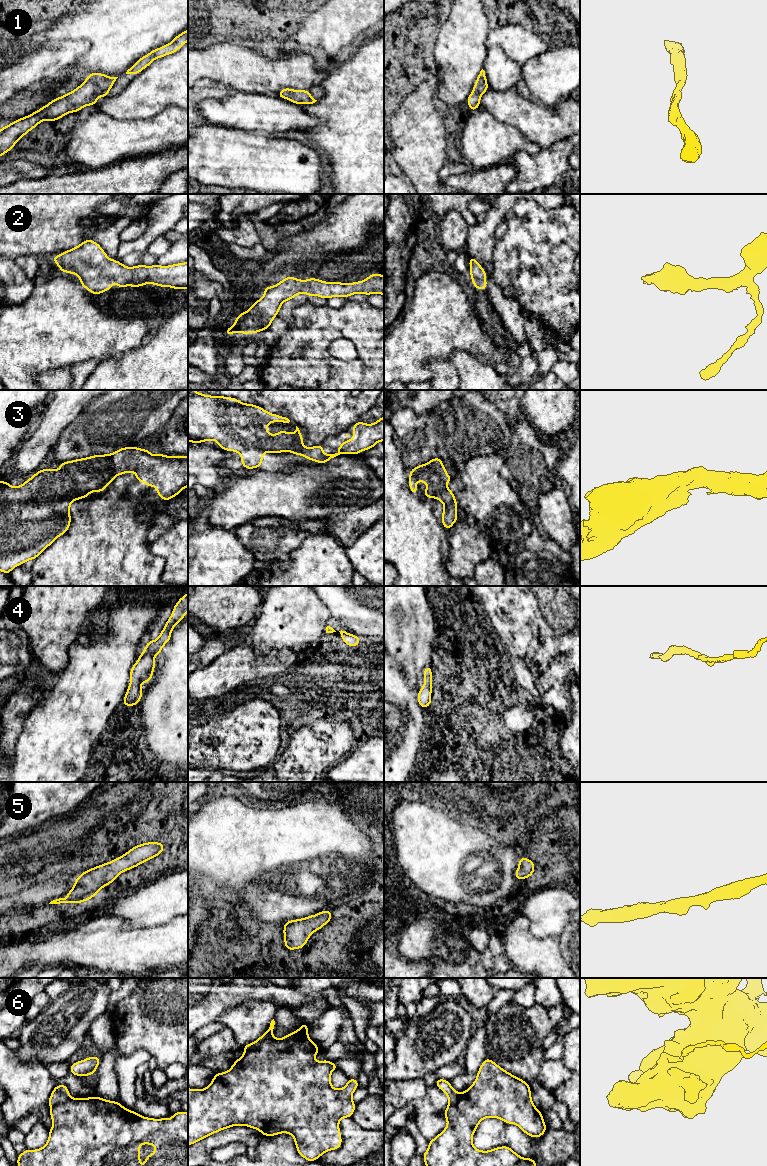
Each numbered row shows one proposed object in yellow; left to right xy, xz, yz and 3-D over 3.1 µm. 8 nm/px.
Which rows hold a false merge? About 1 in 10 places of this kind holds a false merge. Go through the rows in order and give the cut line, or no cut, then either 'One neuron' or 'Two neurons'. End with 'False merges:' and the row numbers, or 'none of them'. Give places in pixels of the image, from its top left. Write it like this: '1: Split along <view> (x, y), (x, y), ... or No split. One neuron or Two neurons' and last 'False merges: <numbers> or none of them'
1: No split. One neuron
2: No split. One neuron
3: No split. One neuron
4: No split. One neuron
5: No split. One neuron
6: No split. One neuron
False merges: none of them

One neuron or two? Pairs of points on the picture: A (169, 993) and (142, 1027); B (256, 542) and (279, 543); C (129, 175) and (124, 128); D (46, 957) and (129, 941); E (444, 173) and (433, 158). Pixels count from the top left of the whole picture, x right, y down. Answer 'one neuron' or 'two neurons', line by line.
A: one neuron
B: one neuron
C: two neurons
D: one neuron
E: two neurons

